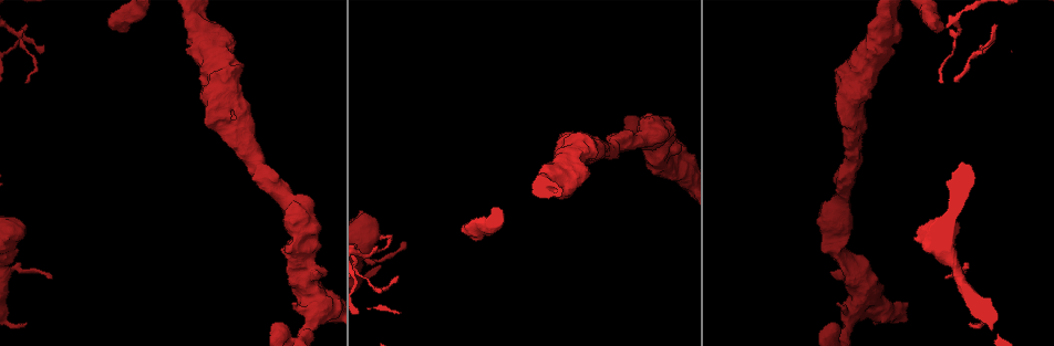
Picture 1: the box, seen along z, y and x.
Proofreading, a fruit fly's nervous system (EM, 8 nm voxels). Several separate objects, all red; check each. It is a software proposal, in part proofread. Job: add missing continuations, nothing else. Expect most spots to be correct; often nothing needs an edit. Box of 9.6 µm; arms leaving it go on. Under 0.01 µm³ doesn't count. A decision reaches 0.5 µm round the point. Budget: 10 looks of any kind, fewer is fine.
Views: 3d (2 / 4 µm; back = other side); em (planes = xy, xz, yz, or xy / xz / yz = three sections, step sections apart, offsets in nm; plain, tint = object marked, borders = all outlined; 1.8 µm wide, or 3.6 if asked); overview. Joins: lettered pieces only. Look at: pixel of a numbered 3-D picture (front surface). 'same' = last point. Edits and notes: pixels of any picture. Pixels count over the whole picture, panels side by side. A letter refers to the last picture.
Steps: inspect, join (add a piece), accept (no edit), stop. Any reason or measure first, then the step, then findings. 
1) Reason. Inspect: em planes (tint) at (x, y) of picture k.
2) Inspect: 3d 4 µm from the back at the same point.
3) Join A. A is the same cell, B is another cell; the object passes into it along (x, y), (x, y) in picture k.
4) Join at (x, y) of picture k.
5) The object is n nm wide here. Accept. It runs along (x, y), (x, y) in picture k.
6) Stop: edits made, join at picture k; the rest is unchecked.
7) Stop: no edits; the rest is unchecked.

Free end. Inspect: 3d 2 µm at (979, 48) of picture 1.

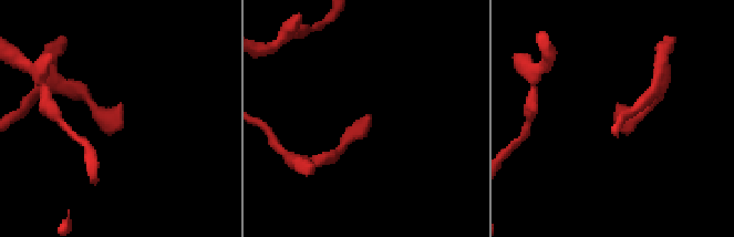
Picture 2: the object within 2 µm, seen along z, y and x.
Now the EM. Inspect: em planes (tint) at (367, 115) of picture 2.

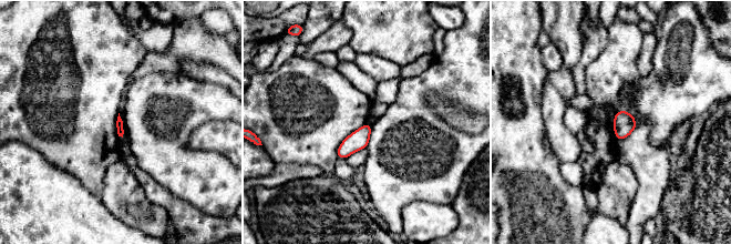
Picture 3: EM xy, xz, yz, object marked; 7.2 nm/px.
Inspect: em planes (borders) at the same point.

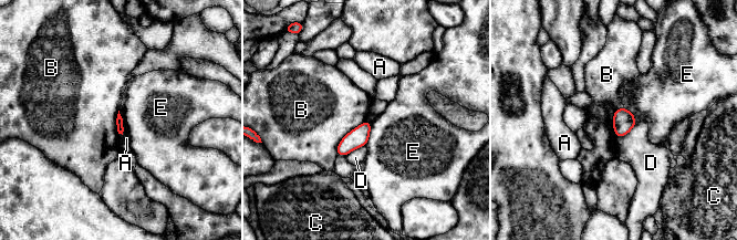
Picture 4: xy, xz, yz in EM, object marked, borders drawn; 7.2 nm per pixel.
Accept. A, B, C, D and E are other cells; a border runs along (366, 118), (343, 137), (336, 155) in picture 4; no lettered piece goes on from it.

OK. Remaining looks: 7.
Sharp bend. Inspect: 3d 4 µm at (210, 119) of picture 1.

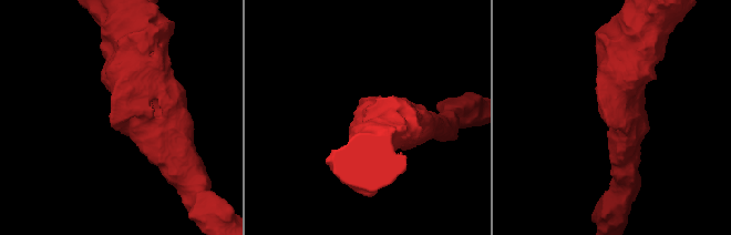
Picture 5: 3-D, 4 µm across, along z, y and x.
Need the tissue. Inspect: em planes (tint) at (121, 118) of picture 5.

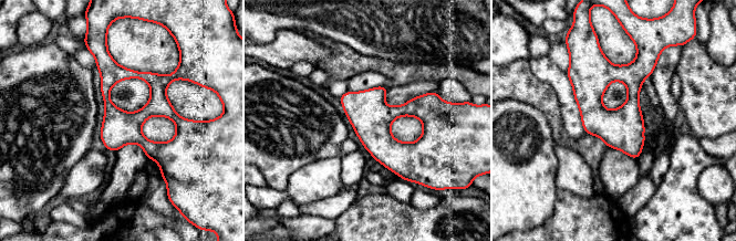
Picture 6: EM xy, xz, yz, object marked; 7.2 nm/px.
Inspect: em planes (borders) at the same point.

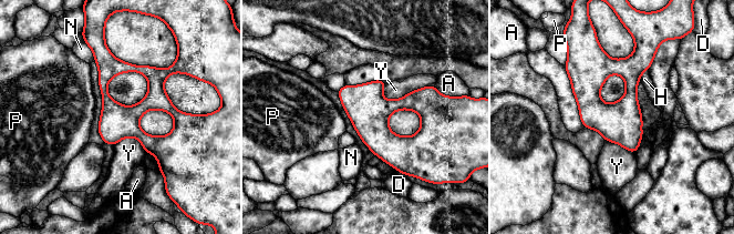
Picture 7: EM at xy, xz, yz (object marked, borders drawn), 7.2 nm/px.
Accept. A, D, H, N, P and Y are other cells; it runs along (96, 54), (143, 69), (184, 122) in picture 7; no lettered piece goes on from it.

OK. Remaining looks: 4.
Thin end. Inspect: em planes (borders) at (380, 269) of picture 1.

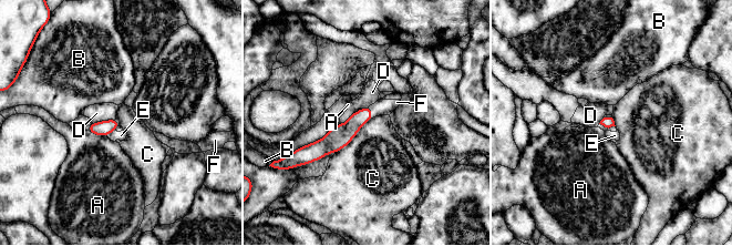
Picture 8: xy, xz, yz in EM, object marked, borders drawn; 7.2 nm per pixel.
Join F. F is the same cell, A, B, C, D and E are other cells; the object passes into it along (344, 133), (371, 112), (381, 106) in picture 8; the cell continues.

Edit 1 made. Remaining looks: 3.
Inspect: em planes (plain) at (297, 305) of picture 1.

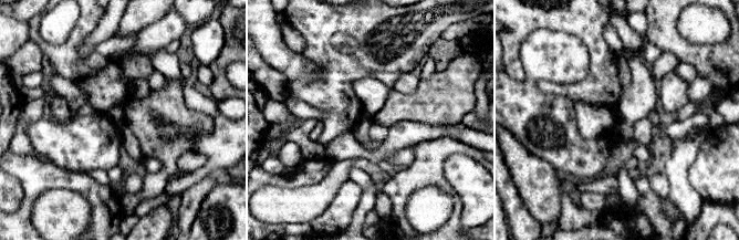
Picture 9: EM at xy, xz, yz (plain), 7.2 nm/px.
Inspect: em planes (borders) at the same point.

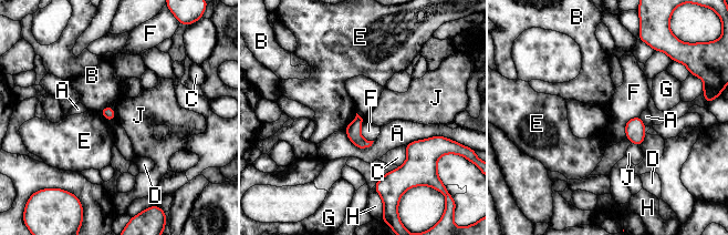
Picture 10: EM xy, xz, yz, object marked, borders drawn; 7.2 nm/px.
Accept. A, B, C, D, E, F, G, H and J are other cells; a border runs along (362, 120), (361, 135), (373, 141) in picture 10; no lettered piece goes on from it.

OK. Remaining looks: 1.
Stop: edits made, join at picture 8; the rest is unchecked.

